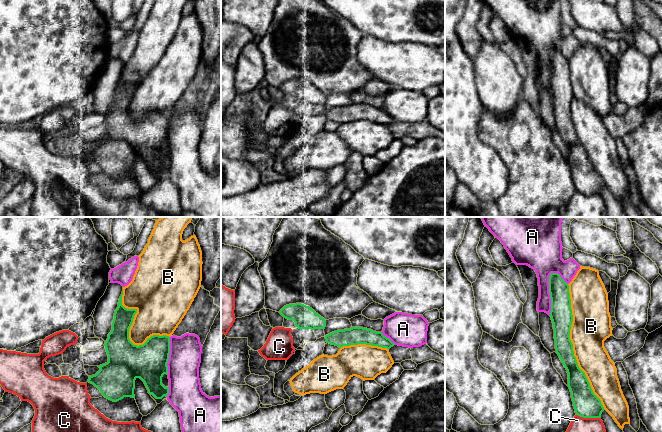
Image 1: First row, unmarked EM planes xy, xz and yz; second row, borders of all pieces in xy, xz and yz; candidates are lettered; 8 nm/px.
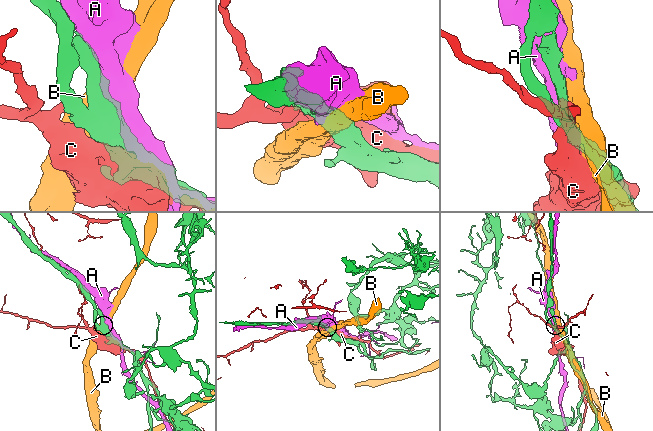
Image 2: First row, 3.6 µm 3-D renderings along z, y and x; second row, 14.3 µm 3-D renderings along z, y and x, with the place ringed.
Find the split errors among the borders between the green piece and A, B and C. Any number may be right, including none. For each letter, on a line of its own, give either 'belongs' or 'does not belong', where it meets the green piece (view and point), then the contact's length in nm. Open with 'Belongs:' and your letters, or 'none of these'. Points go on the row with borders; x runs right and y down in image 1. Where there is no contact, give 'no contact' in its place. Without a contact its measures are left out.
Belongs: B
A: does not belong | yz (549, 291) | 360 nm
B: belongs | yz (572, 347) | 1050 nm
C: does not belong | yz (588, 417) | 190 nm

